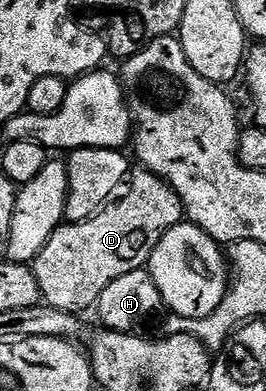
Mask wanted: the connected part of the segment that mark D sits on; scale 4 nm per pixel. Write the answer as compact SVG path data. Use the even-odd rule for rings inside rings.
M135 168L121 196L111 199L96 216L89 217L87 221L59 225L57 231L48 239L44 251L40 251L40 255L32 262L34 274L40 283L43 302L53 309L75 315L82 315L85 309L93 310L100 299L100 291L104 291L104 287L108 287L112 279L120 279L120 275L128 275L128 271L143 268L149 262L156 243L160 243L168 230L183 224L183 221L182 204L174 188L152 171Z

